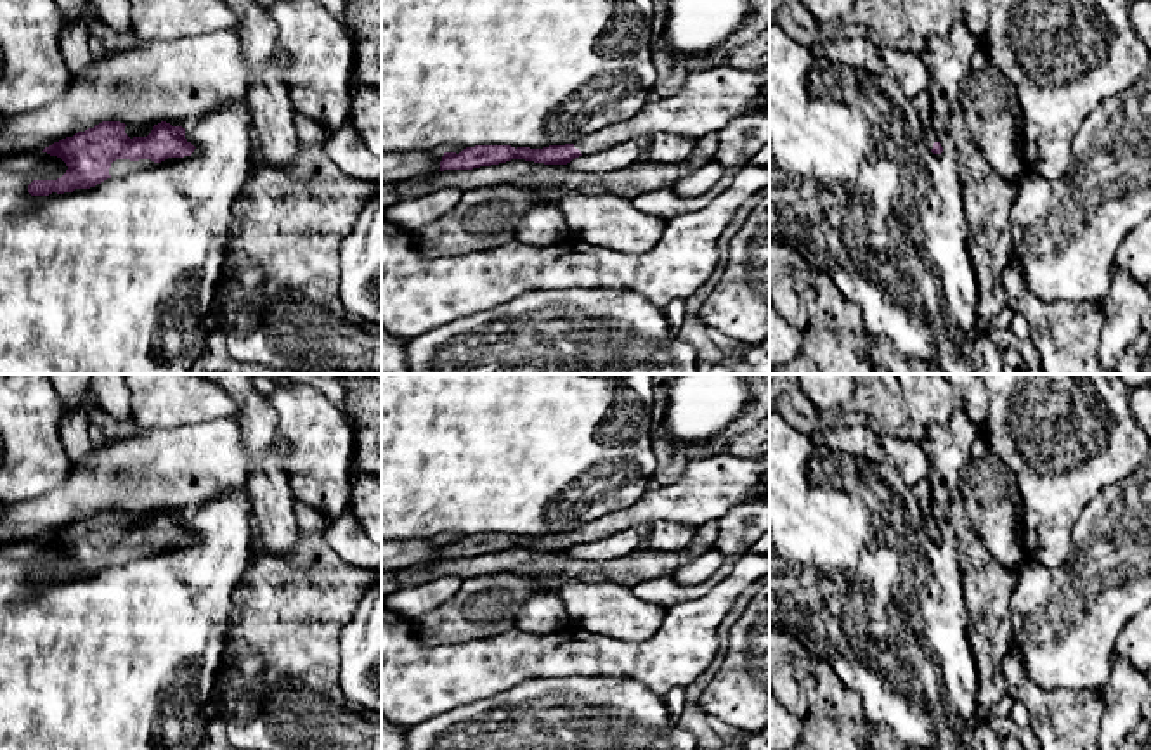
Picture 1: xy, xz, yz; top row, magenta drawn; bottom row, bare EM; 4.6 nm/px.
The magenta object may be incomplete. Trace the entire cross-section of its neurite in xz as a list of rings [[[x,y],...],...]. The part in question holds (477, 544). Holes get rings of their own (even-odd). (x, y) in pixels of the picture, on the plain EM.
[[[730,452],[692,459],[685,473],[669,485],[648,488],[641,499],[622,509],[588,521],[576,532],[543,537],[511,533],[475,533],[459,542],[444,540],[440,558],[473,558],[525,547],[567,553],[579,544],[596,542],[617,532],[657,521],[702,527],[721,520],[733,506],[761,501],[770,487],[770,464]]]

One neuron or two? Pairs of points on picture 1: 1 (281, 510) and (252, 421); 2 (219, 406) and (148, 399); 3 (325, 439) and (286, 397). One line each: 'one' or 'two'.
1: one
2: one
3: one

